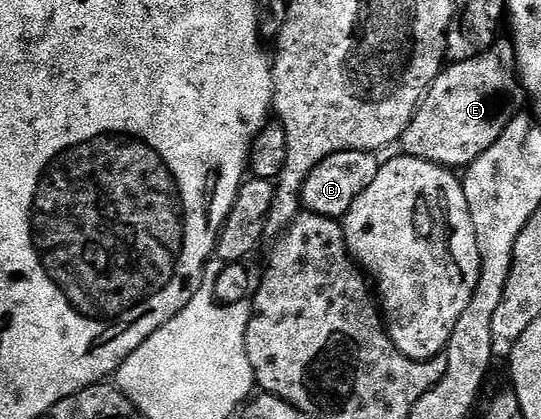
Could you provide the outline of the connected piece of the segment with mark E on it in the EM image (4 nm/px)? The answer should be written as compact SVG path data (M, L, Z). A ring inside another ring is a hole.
M500 42L494 50L478 54L478 58L449 63L430 85L410 126L400 136L398 144L403 155L429 160L443 168L467 169L502 138L502 130L518 115L516 88L518 92L516 52L511 43Z

